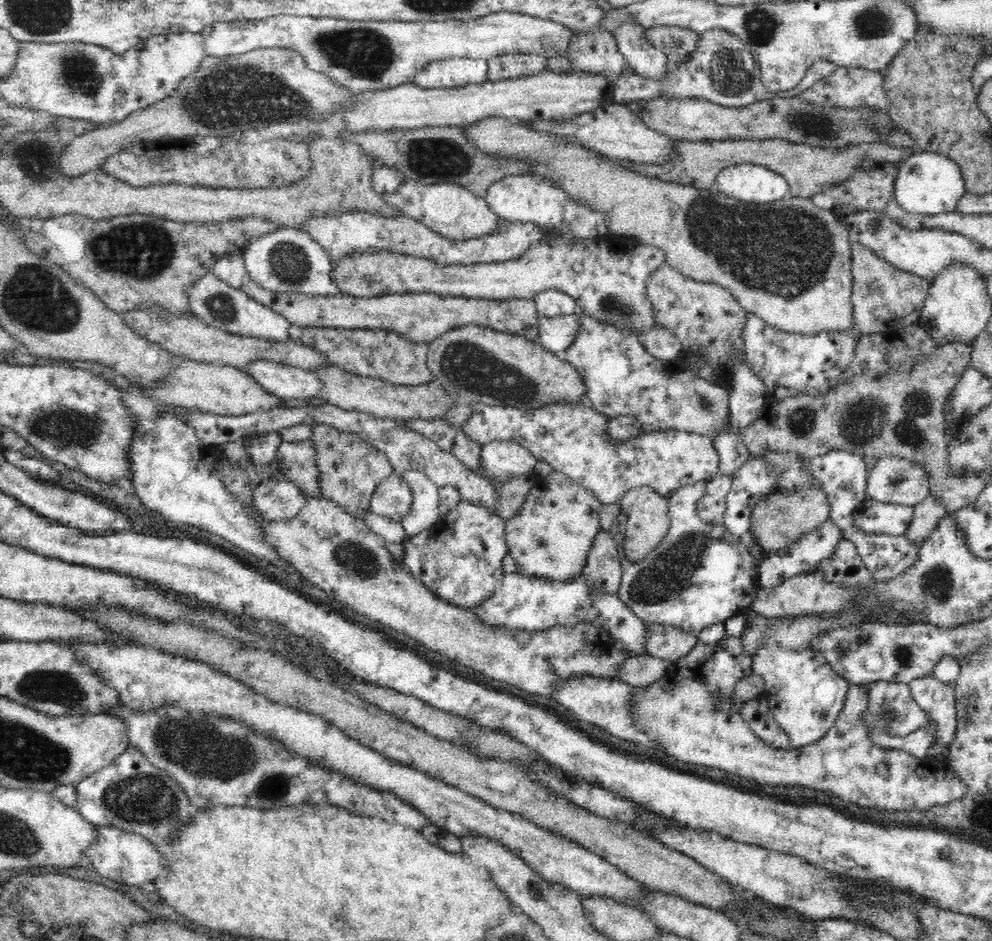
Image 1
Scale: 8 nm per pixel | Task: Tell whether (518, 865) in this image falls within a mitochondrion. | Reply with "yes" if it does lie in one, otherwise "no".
no

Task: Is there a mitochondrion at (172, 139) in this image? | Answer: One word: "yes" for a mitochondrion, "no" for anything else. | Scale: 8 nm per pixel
yes

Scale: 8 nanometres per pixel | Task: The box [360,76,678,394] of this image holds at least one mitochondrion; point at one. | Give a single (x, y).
(434, 157)

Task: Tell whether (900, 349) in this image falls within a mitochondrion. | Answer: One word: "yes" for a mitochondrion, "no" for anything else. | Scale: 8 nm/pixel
no

